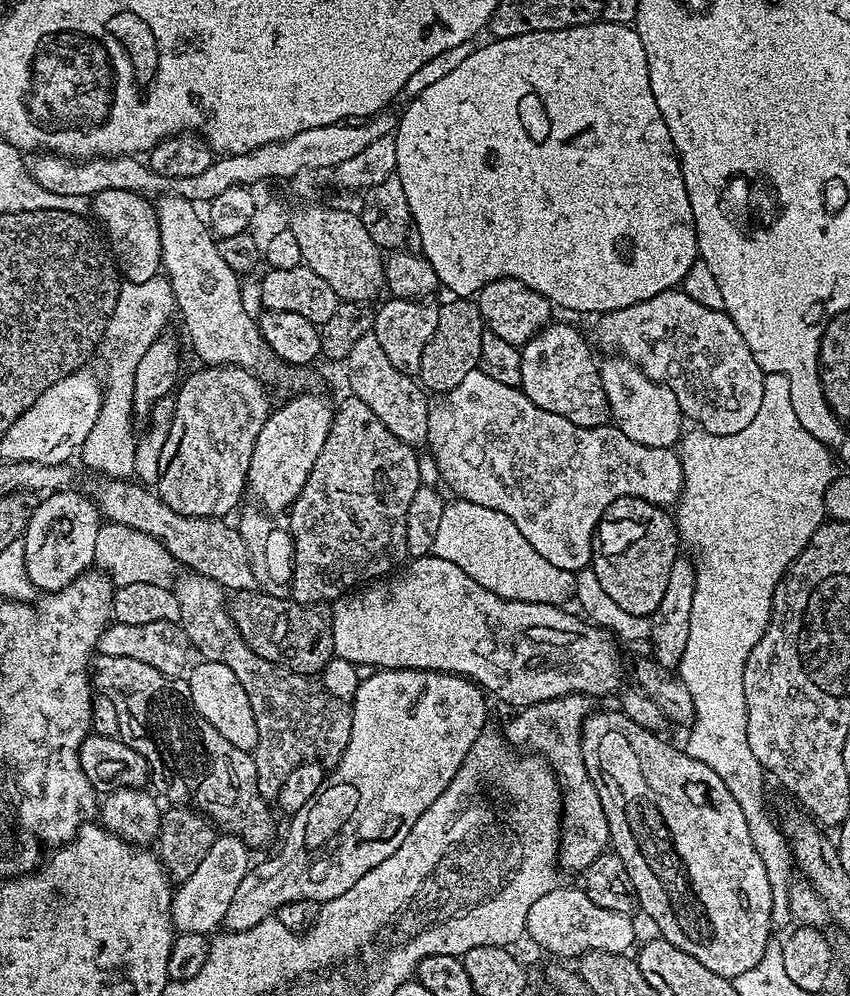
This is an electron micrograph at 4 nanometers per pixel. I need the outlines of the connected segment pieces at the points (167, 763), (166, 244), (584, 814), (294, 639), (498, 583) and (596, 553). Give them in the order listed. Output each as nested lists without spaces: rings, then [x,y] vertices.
[[[97,655],[92,661],[90,669],[92,677],[92,687],[97,693],[106,695],[110,698],[110,702],[114,702],[114,710],[118,710],[118,722],[120,723],[119,739],[125,744],[129,744],[134,750],[138,750],[138,754],[142,754],[142,758],[146,758],[148,763],[148,771],[150,773],[151,783],[156,783],[155,791],[157,793],[165,792],[169,796],[171,803],[176,806],[191,806],[197,812],[204,813],[217,829],[223,830],[225,833],[233,836],[239,836],[249,849],[264,848],[276,836],[276,820],[272,817],[269,801],[258,788],[258,770],[256,769],[256,757],[253,753],[246,750],[238,750],[238,746],[233,746],[231,742],[226,742],[226,738],[222,738],[222,734],[218,734],[218,730],[214,730],[214,726],[210,726],[210,722],[206,722],[206,718],[202,718],[202,714],[196,712],[196,707],[192,701],[190,694],[190,686],[187,679],[169,678],[163,676],[158,670],[154,670],[154,666],[146,666],[146,662],[138,662],[138,658],[118,658],[117,656],[101,656]]]
[[[161,196],[155,201],[158,230],[161,236],[162,268],[173,286],[176,299],[178,320],[184,323],[188,331],[188,340],[196,351],[199,363],[204,366],[217,364],[234,364],[238,368],[249,370],[259,369],[264,359],[269,359],[267,342],[260,337],[260,325],[248,313],[244,305],[244,296],[240,293],[241,277],[230,266],[226,266],[222,254],[218,254],[218,240],[213,236],[203,215],[196,213],[197,205],[186,198],[176,196]]]
[[[585,694],[574,696],[559,696],[553,700],[543,700],[537,704],[532,704],[529,708],[519,709],[515,713],[516,717],[502,728],[502,735],[513,749],[524,754],[535,754],[544,757],[548,765],[556,773],[557,780],[560,781],[562,792],[562,831],[560,833],[560,851],[558,860],[570,871],[576,874],[583,873],[585,868],[594,862],[609,847],[608,823],[606,822],[606,810],[602,810],[602,798],[598,798],[598,790],[586,770],[586,762],[582,758],[582,726],[584,719],[590,715],[594,708],[593,697]]]
[[[263,590],[237,591],[231,597],[230,611],[250,650],[254,650],[258,658],[286,665],[291,672],[319,677],[336,655],[332,610],[328,604],[299,604]]]
[[[452,498],[445,503],[431,555],[462,566],[474,582],[507,600],[564,606],[576,595],[575,572],[546,562],[506,514],[469,500]]]
[[[627,496],[618,498],[602,514],[596,527],[596,537],[592,540],[590,567],[598,576],[602,589],[625,612],[651,617],[652,612],[658,610],[658,602],[662,602],[662,594],[666,591],[666,582],[670,578],[670,566],[674,566],[681,552],[680,533],[676,530],[673,513],[667,507],[651,504],[637,496]]]

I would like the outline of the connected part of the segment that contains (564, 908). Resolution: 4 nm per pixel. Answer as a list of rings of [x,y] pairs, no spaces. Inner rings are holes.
[[[557,886],[554,890],[542,894],[542,898],[538,898],[534,906],[530,906],[530,914],[526,918],[526,936],[538,947],[545,948],[556,956],[579,958],[588,951],[627,953],[630,949],[628,947],[637,943],[636,928],[632,925],[632,919],[629,913],[594,906],[583,887]]]

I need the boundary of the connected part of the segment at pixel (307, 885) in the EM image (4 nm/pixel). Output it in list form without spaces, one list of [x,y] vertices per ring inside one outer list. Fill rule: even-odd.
[[[385,668],[373,671],[368,675],[372,676],[365,675],[361,679],[360,685],[356,687],[356,695],[350,701],[352,709],[350,742],[339,753],[340,761],[337,762],[336,769],[333,772],[331,769],[325,775],[318,794],[314,794],[314,798],[310,798],[310,802],[306,802],[306,806],[295,812],[289,819],[292,821],[288,824],[288,833],[284,836],[284,845],[281,846],[280,853],[270,857],[269,860],[262,861],[261,864],[253,863],[249,867],[248,873],[238,886],[238,891],[234,893],[234,899],[230,901],[230,910],[226,910],[223,927],[227,931],[241,932],[246,928],[252,928],[258,922],[275,917],[279,908],[290,902],[298,902],[299,900],[323,902],[338,898],[338,894],[346,894],[346,890],[350,890],[350,886],[354,886],[354,882],[358,882],[358,878],[362,878],[362,874],[374,870],[374,866],[378,866],[378,862],[386,862],[386,858],[390,858],[390,854],[394,854],[394,850],[398,850],[398,846],[402,846],[402,842],[406,842],[406,834],[410,834],[410,830],[414,830],[414,822],[418,822],[418,818],[422,818],[422,814],[434,802],[434,798],[438,798],[438,794],[442,794],[442,790],[446,790],[450,786],[450,782],[454,778],[454,774],[458,774],[466,754],[470,754],[470,746],[474,746],[474,742],[480,737],[481,732],[485,731],[487,724],[484,723],[488,720],[488,704],[484,701],[486,693],[480,685],[466,676],[457,676],[451,672],[425,672],[422,668]]]

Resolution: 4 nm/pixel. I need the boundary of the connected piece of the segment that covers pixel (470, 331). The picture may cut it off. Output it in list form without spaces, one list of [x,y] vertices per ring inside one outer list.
[[[452,298],[449,301],[449,304],[440,304],[438,327],[434,330],[430,342],[426,342],[426,350],[422,350],[422,366],[418,380],[432,394],[454,390],[454,386],[458,386],[458,382],[462,382],[466,374],[477,371],[481,353],[485,326],[475,299]]]

